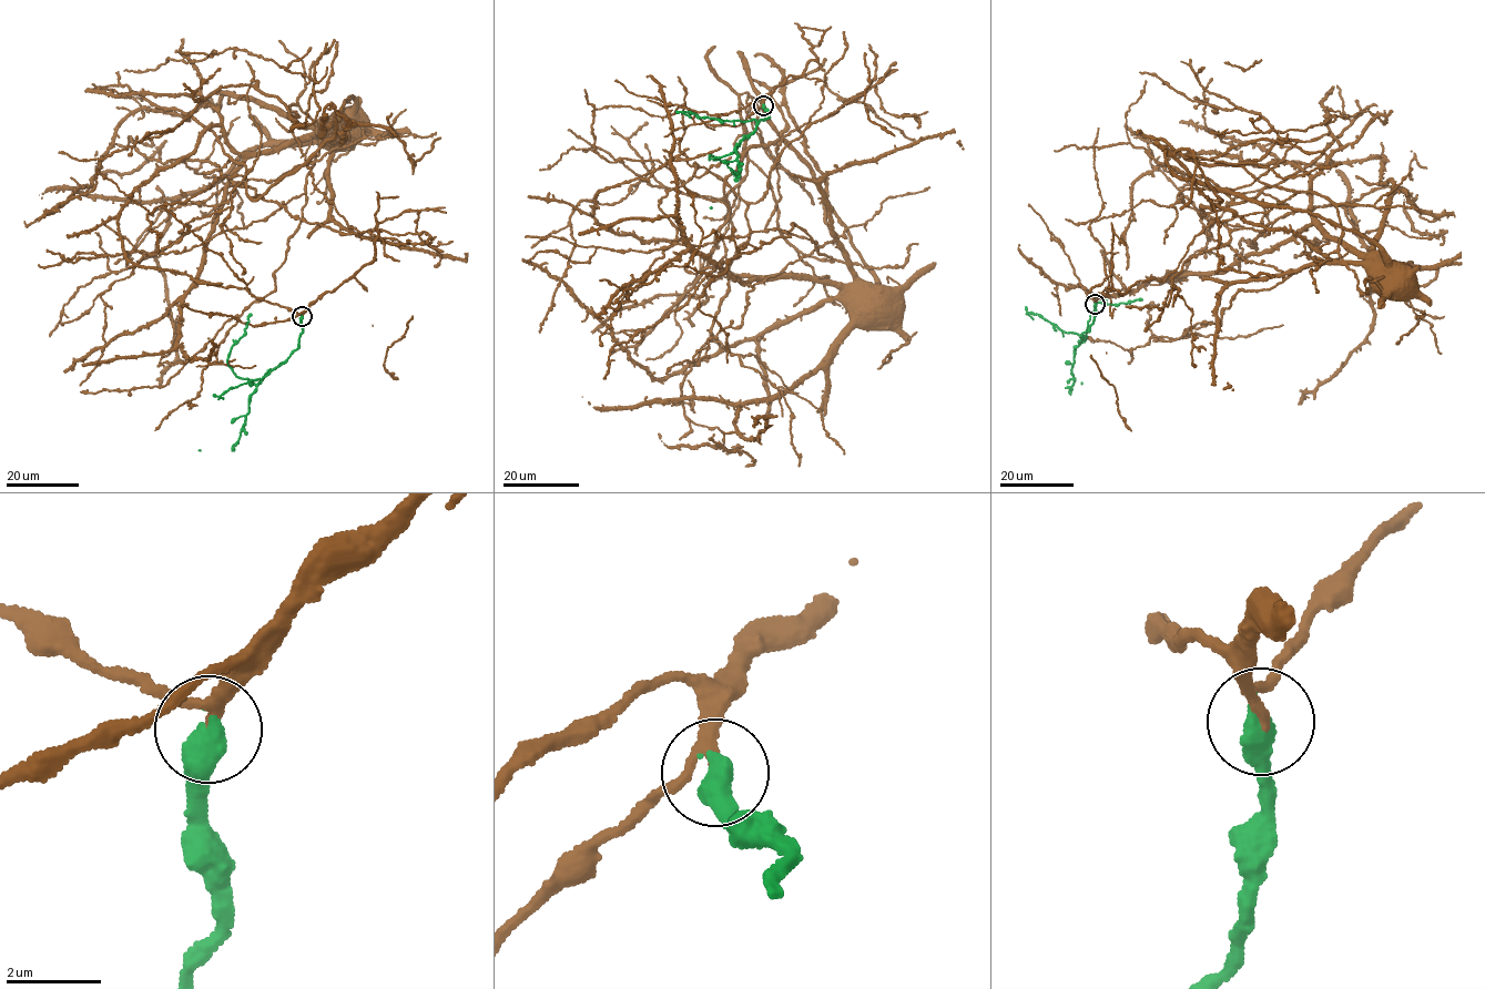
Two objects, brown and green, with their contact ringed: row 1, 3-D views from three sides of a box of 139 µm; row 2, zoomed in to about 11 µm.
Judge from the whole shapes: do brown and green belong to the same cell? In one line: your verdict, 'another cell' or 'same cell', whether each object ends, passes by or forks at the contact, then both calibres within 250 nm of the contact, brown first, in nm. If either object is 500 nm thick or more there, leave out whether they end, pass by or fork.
same cell; 190 nm thick on the brown side, 550 nm on the other

